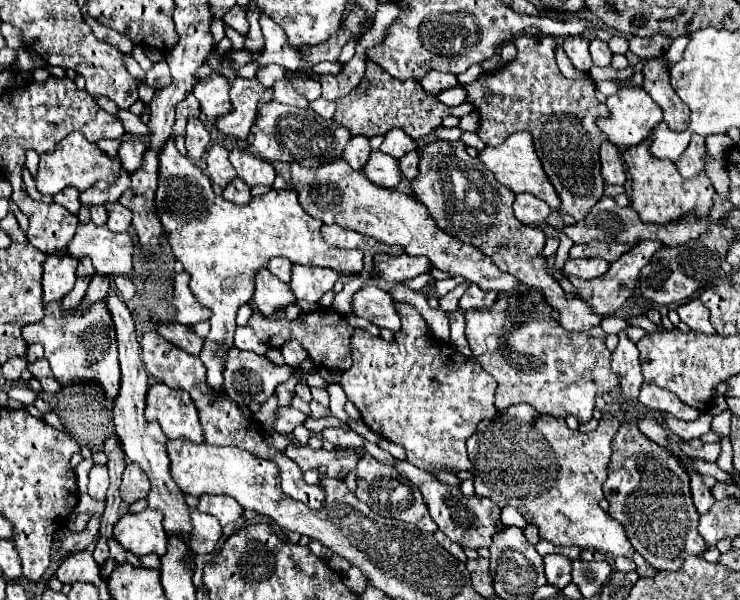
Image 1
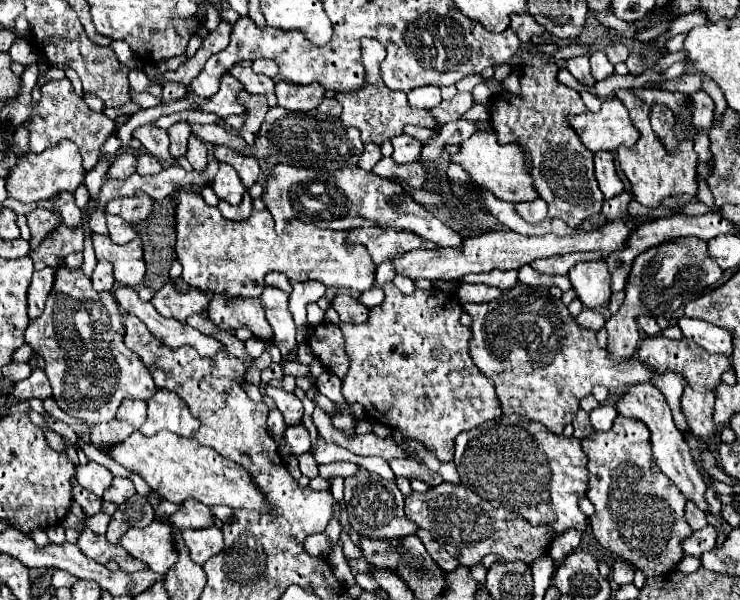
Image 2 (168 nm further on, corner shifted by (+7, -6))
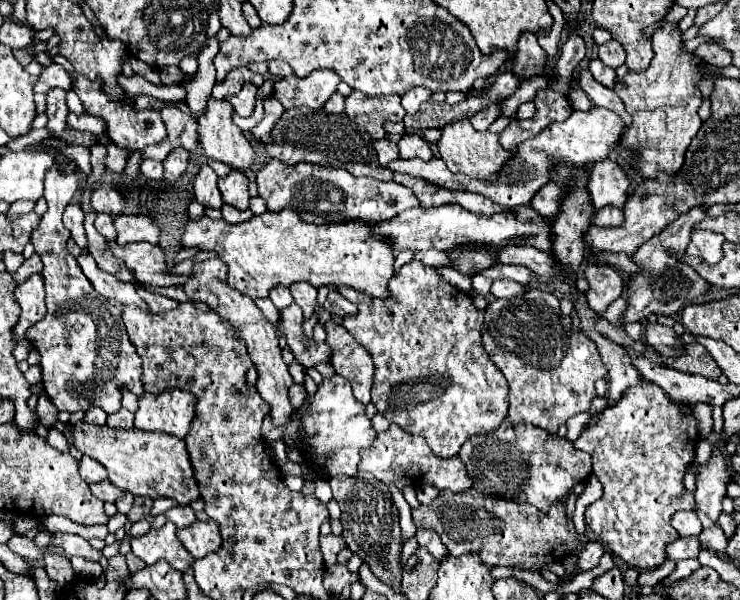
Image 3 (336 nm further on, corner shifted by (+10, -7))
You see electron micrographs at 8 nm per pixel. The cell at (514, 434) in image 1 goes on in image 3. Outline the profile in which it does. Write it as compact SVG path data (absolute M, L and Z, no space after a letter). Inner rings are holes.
M503 420L495 432L469 438L459 456L473 480L473 490L517 504L531 504L539 512L549 512L577 482L585 482L591 474L591 456L577 450L567 438L547 434L533 424L513 424L509 420Z

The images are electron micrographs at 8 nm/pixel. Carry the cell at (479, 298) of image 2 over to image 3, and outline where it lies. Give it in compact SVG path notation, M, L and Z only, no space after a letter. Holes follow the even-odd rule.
M493 280L493 284L491 284L491 294L495 298L517 296L523 292L525 292L525 286L521 286L519 282L513 282L513 280Z

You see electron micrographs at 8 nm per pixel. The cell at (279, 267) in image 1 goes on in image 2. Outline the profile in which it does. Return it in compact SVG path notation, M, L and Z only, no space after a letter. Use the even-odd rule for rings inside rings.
M268 273L266 275L266 285L270 287L276 287L276 289L282 289L284 293L290 293L292 287L290 287L290 281L284 273Z

